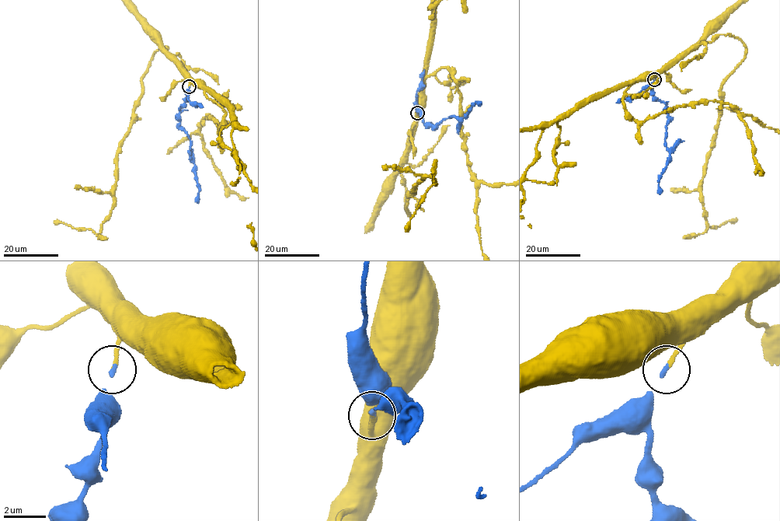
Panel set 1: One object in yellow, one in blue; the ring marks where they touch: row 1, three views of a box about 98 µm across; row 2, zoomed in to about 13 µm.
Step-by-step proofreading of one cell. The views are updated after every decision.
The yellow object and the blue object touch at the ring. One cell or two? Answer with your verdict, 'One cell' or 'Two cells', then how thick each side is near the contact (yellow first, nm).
One cell. Thickness 150 nm (yellow) against 170 nm

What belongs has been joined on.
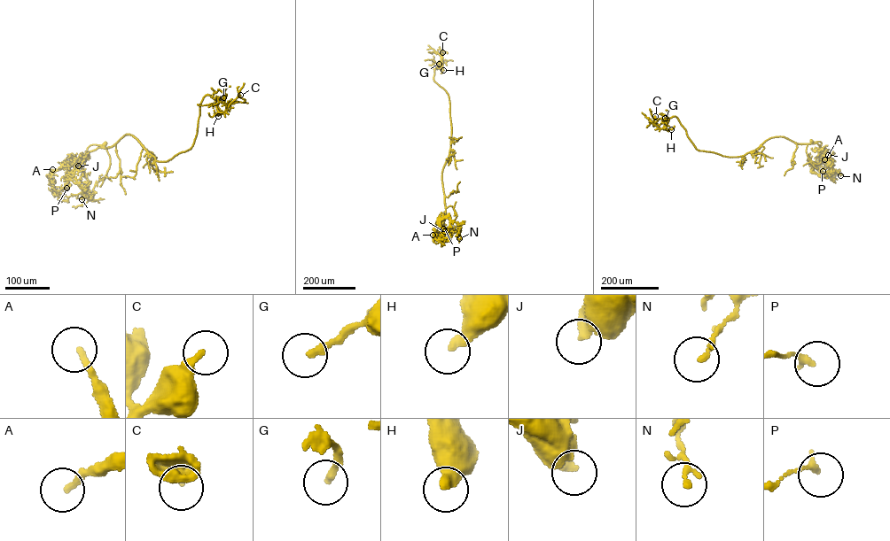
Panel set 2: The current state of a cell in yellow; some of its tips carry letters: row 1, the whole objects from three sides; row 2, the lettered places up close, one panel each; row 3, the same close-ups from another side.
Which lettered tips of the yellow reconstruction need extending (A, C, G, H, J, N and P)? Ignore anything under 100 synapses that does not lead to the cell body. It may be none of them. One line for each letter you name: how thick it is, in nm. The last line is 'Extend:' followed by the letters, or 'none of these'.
J: calibre 280 nm
Extend: J

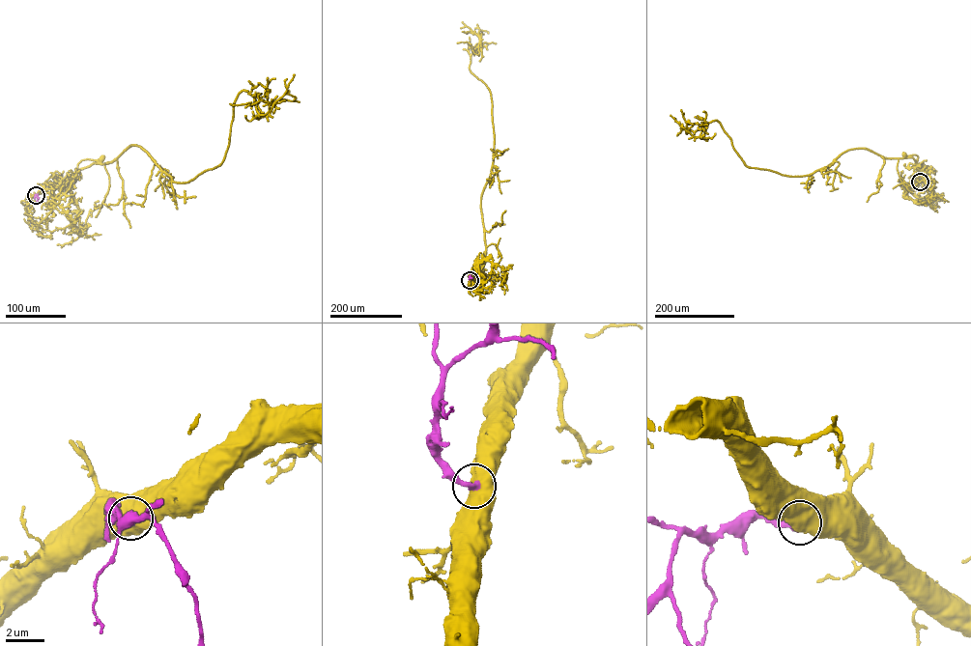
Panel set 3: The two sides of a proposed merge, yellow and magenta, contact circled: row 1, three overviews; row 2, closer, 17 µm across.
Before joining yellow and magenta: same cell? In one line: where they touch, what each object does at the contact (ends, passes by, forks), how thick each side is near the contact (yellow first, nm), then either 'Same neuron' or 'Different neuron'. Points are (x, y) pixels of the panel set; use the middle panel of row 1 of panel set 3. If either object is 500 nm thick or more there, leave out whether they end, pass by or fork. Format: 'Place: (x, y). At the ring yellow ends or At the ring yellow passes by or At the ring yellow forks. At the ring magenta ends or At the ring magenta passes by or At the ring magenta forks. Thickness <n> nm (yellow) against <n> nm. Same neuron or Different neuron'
Place: (470, 280). Thickness 750 nm (yellow) against 400 nm. Same neuron

